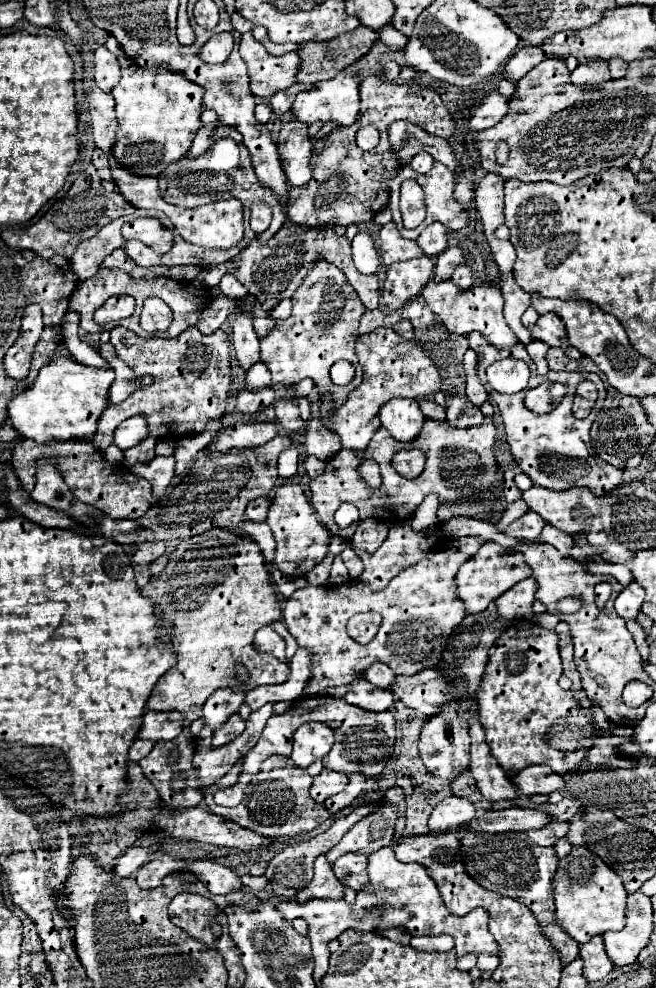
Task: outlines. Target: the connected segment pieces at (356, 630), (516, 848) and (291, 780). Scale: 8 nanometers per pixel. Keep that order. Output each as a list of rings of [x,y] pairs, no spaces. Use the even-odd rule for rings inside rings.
[[[349,624],[347,632],[349,632],[349,636],[353,636],[353,640],[357,640],[359,644],[361,642],[365,644],[377,634],[377,628],[379,628],[379,624]]]
[[[465,830],[461,836],[461,858],[467,874],[481,884],[487,890],[499,892],[501,896],[509,896],[517,902],[523,902],[541,924],[545,936],[551,940],[551,944],[559,950],[559,956],[563,960],[563,966],[573,960],[579,952],[579,944],[561,932],[557,924],[553,924],[553,876],[557,870],[557,856],[563,858],[569,854],[571,844],[561,838],[553,848],[541,848],[533,844],[527,836],[527,832],[505,832],[505,834],[479,834]],[[557,852],[557,854],[555,854]]]
[[[272,755],[261,765],[257,782],[253,780],[255,788],[247,790],[243,796],[243,802],[235,808],[221,808],[213,802],[213,790],[207,788],[207,808],[213,814],[219,814],[227,820],[233,820],[235,824],[261,834],[265,838],[277,840],[277,838],[295,838],[299,834],[305,834],[325,822],[331,814],[323,804],[317,804],[311,798],[309,789],[313,778],[306,770],[299,770],[290,757]]]

